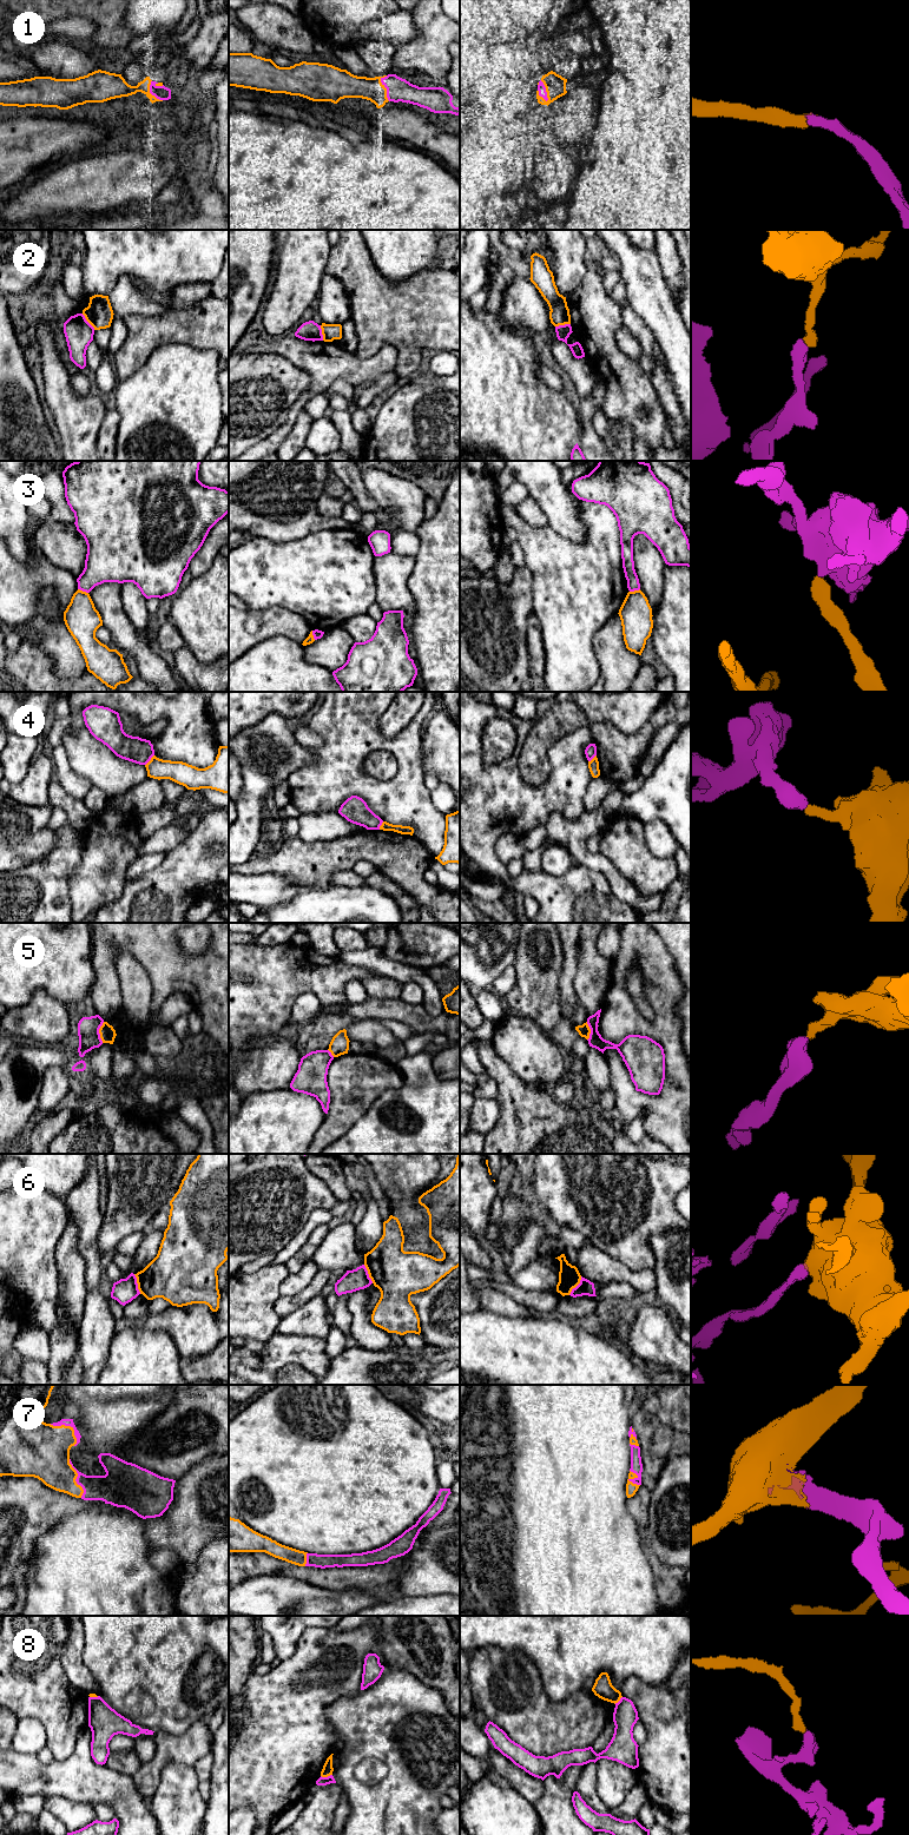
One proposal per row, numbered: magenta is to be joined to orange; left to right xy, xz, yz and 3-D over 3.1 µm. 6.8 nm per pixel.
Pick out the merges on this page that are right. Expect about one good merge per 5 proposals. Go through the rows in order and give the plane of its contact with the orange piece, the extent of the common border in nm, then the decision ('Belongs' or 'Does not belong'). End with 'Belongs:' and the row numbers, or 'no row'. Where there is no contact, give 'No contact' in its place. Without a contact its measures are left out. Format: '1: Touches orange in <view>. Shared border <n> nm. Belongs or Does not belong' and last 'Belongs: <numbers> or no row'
1: Touches orange in yz. Shared border 160 nm. Belongs
2: Touches orange in xy. Shared border 140 nm. Does not belong
3: Touches orange in xy. Shared border 80 nm. Does not belong
4: Touches orange in xy. Shared border 100 nm. Does not belong
5: Touches orange in xy. Shared border 140 nm. Does not belong
6: Touches orange in xy. Shared border 140 nm. Does not belong
7: Touches orange in xy. Shared border 240 nm. Belongs
8: Touches orange in xz. Shared border 80 nm. Does not belong
Belongs: 1, 7

